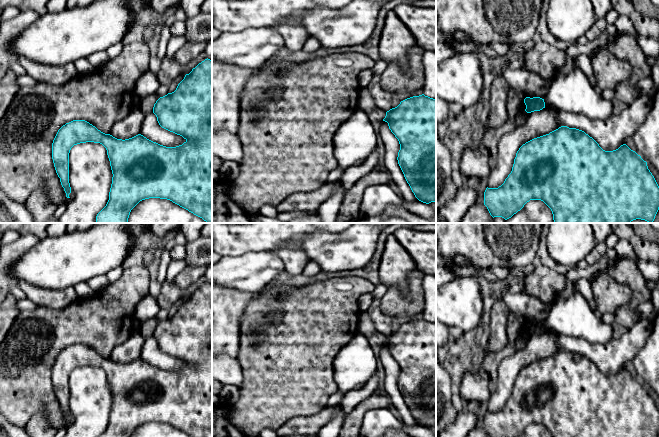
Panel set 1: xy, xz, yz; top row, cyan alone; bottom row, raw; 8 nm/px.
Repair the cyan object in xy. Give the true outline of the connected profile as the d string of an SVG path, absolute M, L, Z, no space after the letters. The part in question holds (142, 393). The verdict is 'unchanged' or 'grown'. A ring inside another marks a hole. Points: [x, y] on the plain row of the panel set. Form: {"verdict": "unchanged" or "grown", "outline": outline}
{"verdict": "unchanged", "outline": "M205 283L199 287L178 308L172 317L160 321L153 331L159 349L186 365L176 371L166 371L153 366L141 358L129 363L117 363L105 358L85 344L73 344L63 349L52 367L52 383L54 391L66 421L71 417L69 407L69 377L74 369L86 366L102 368L106 374L112 394L112 408L109 424L99 437L130 437L142 424L149 422L167 423L191 437L212 437L212 284Z"}

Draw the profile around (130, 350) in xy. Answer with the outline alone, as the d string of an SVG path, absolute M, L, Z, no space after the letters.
M135 331L125 342L112 351L110 359L125 364L140 358L144 340L141 334Z

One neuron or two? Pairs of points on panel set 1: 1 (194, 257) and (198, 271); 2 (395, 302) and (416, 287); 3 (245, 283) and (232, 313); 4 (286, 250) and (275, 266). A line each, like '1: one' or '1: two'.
1: two
2: one
3: two
4: two

